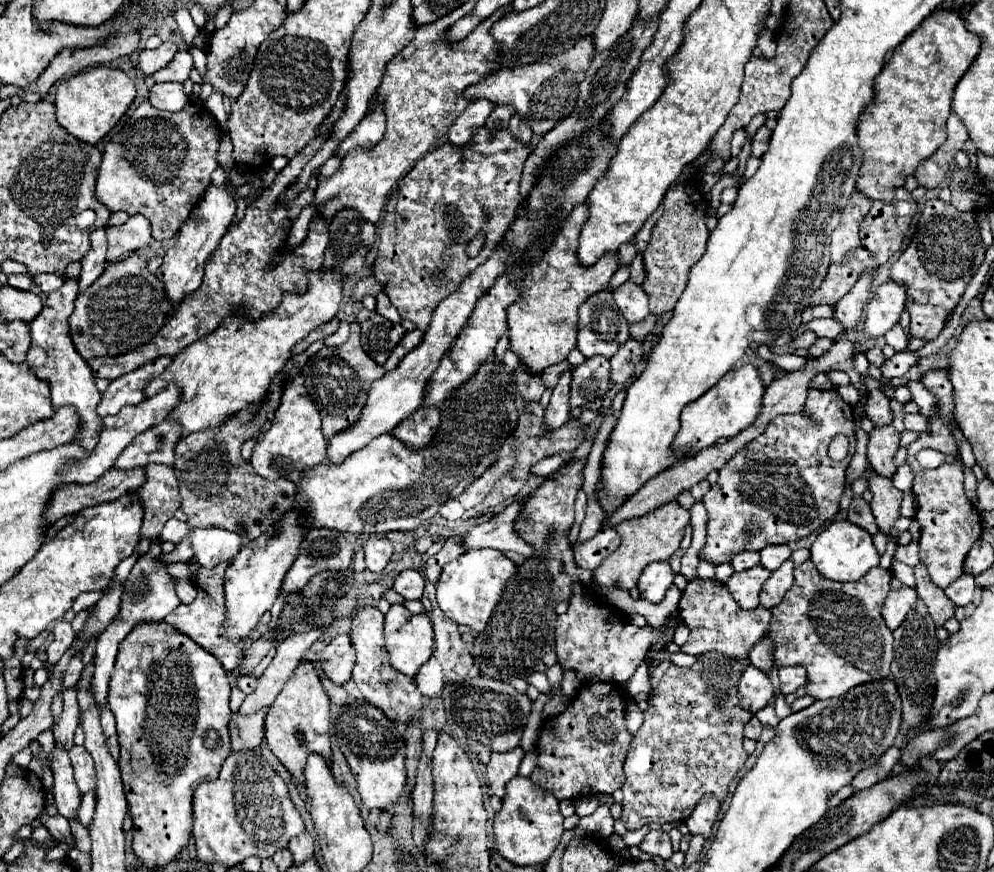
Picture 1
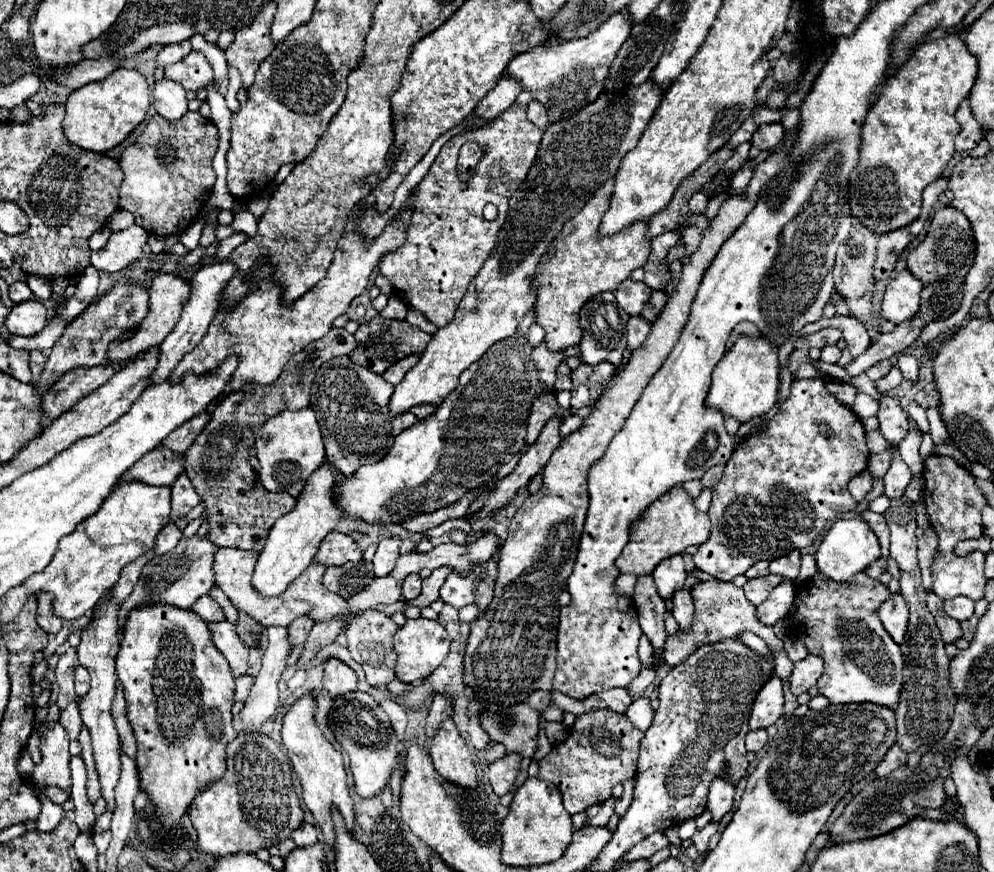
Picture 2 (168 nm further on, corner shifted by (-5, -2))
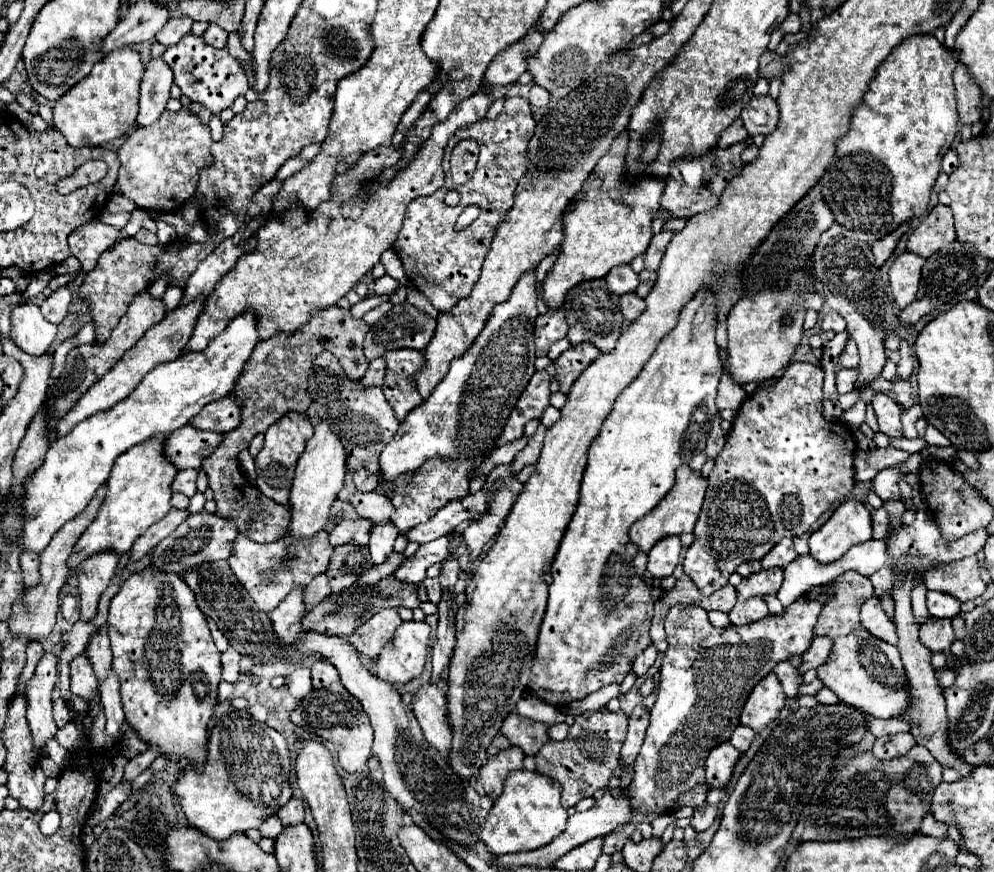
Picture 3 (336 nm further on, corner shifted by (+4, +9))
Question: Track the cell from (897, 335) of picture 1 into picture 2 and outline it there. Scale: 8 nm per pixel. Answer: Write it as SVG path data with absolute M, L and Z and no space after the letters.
M909 354L899 356L899 370L905 376L905 380L909 380L913 384L919 380L919 366L917 366L917 360L913 356L909 356Z

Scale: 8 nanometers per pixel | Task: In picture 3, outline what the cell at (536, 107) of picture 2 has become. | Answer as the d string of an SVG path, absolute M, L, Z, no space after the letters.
M532 85L530 95L528 95L528 101L530 101L532 107L536 107L536 109L544 109L546 103L548 103L548 97L550 97L550 95L548 95L546 89L542 89L542 87L538 87L538 85Z

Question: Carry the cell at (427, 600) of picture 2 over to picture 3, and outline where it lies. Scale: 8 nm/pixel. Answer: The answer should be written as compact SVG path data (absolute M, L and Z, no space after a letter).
M386 577L380 581L380 585L376 587L362 587L360 591L358 589L352 589L352 591L342 591L340 595L330 595L326 597L322 603L318 603L302 621L302 631L320 631L320 633L326 633L326 635L350 635L360 623L364 623L366 619L370 619L374 613L378 613L382 607L398 607L398 605L404 605L404 607L420 607L420 599L418 599L418 585L408 585L408 583L402 583L398 581L396 577Z

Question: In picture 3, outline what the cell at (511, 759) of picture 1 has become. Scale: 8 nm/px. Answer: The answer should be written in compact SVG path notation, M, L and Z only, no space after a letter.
M508 747L496 753L492 759L488 759L480 769L480 781L484 785L486 795L496 799L502 793L508 773L512 769L522 769L522 759L524 759L524 751L520 747Z

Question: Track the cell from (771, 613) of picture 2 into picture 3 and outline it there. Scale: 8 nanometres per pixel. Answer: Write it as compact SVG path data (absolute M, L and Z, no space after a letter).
M750 597L744 601L738 601L734 605L734 609L728 613L732 625L740 627L740 625L748 625L754 621L760 621L764 617L768 617L768 607L764 597Z

